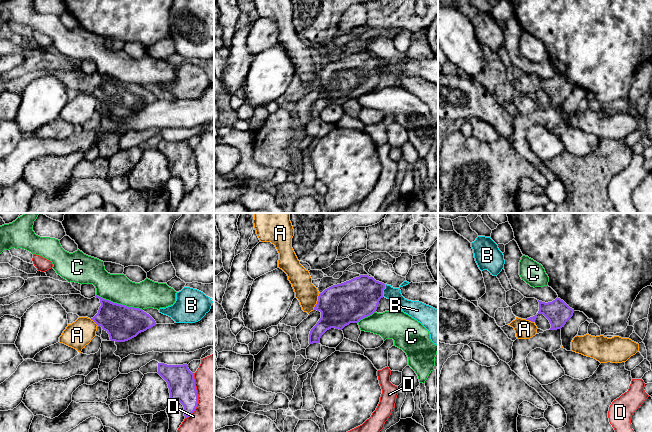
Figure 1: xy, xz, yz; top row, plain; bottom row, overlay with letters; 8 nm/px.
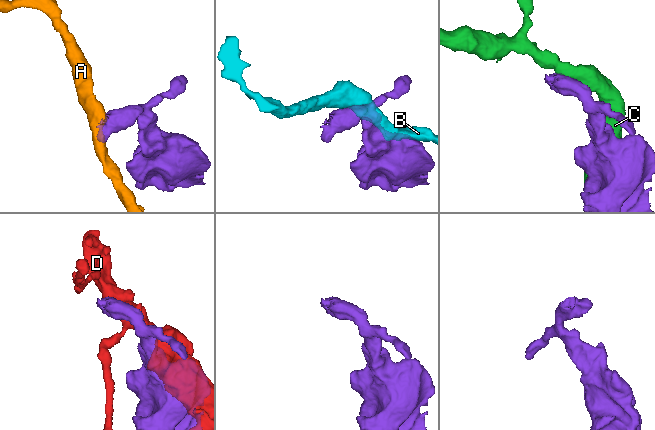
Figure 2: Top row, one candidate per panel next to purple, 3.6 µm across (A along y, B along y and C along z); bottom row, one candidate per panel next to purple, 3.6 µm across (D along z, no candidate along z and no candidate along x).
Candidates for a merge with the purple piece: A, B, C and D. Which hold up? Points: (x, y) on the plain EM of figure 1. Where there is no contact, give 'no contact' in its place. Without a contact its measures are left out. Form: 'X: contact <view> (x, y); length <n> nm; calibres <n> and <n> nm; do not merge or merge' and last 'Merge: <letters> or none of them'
A: contact xz (317, 77); length 150 nm; calibres 320 and 170 nm; do not merge
B: contact xz (382, 66); length 110 nm; calibres 320 and 110 nm; do not merge
C: contact xy (119, 80); length 400 nm; calibres 280 and 240 nm; do not merge
D: contact xy (197, 173); length 380 nm; calibres 220 and 360 nm; do not merge
Merge: none of them

